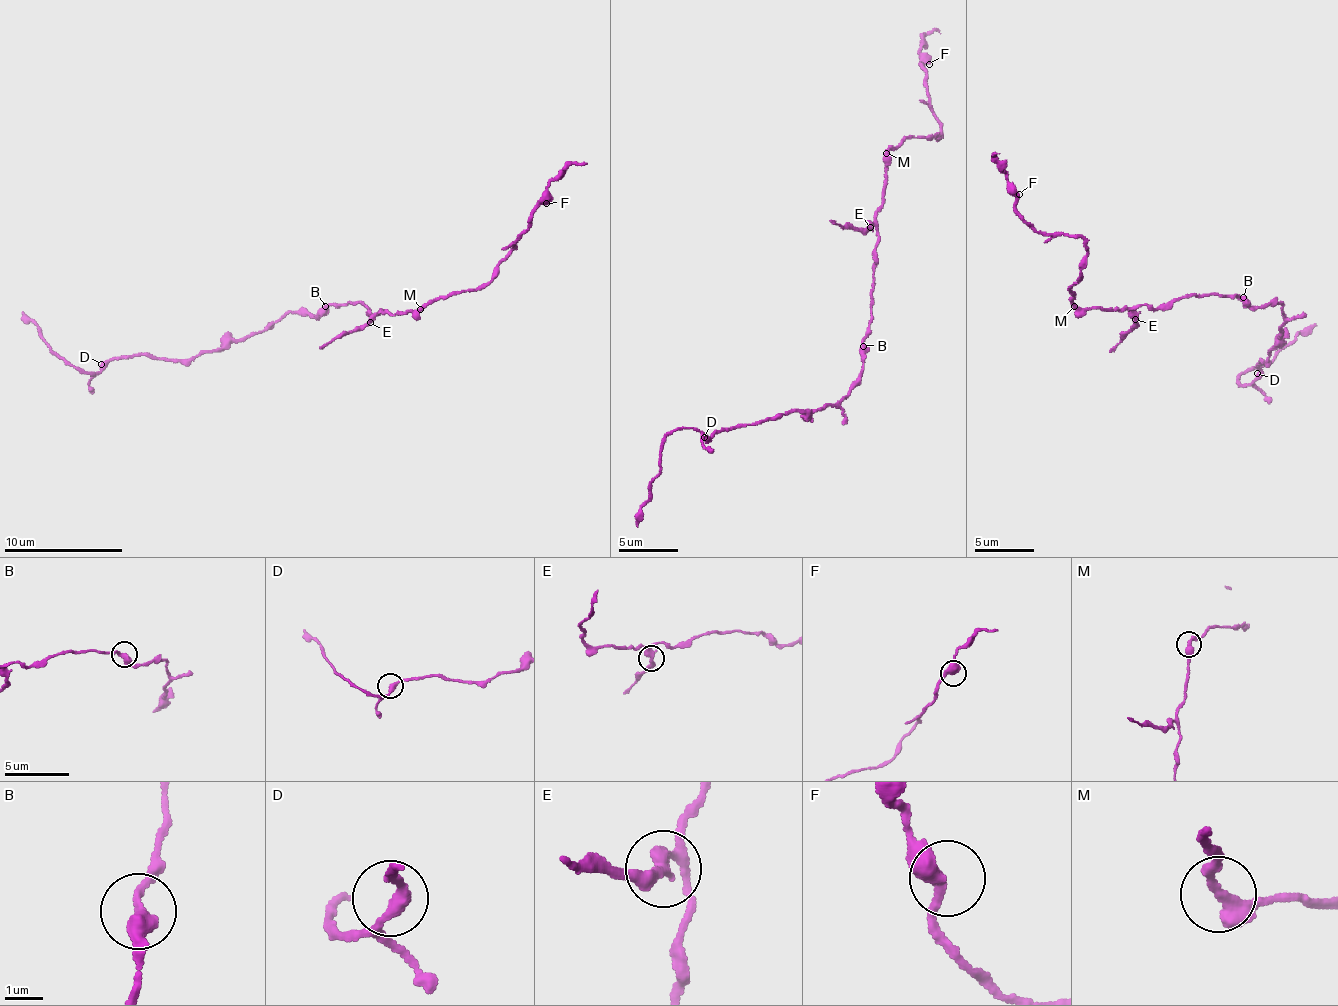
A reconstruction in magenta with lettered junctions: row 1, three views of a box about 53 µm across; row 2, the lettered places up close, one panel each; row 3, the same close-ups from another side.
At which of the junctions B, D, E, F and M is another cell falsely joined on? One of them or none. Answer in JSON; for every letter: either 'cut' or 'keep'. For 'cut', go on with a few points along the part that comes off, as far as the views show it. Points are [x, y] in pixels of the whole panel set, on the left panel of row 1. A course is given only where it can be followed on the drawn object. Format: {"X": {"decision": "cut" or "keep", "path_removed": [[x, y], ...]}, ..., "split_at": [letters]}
{"B": {"decision": "keep"}, "D": {"decision": "keep"}, "E": {"decision": "cut", "path_removed": [[370, 323], [343, 331], [320, 347]]}, "F": {"decision": "keep"}, "M": {"decision": "keep"}, "split_at": ["E"]}

